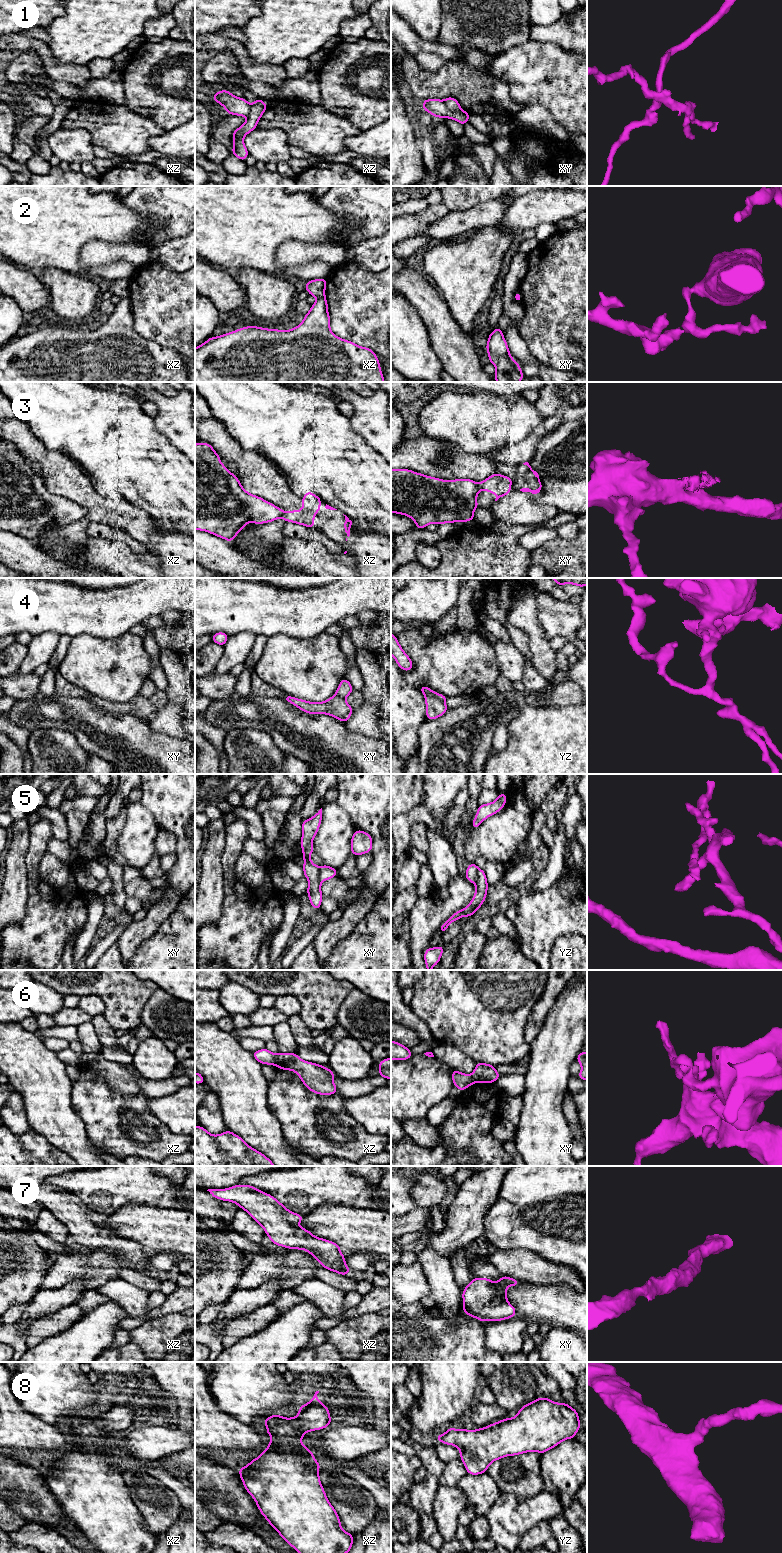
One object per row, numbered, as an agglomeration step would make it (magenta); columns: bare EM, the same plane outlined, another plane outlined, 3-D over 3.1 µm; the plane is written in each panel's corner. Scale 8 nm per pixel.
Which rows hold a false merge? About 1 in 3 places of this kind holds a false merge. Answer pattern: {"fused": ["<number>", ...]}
{"fused": ["1", "2", "3", "4", "5", "6"]}

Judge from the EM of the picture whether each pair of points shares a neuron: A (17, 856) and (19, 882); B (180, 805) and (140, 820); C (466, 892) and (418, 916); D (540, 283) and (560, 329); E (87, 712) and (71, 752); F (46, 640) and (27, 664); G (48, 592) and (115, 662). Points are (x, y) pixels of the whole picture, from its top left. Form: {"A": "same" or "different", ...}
{"A": "same", "B": "different", "C": "same", "D": "same", "E": "different", "F": "same", "G": "different"}

